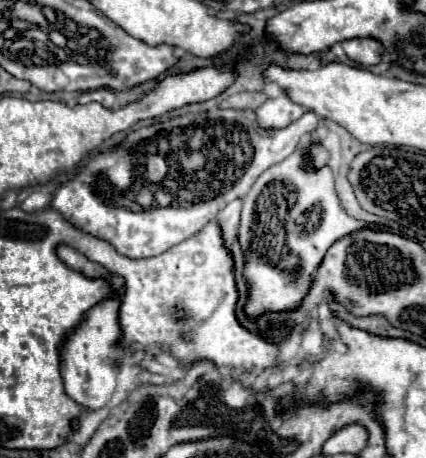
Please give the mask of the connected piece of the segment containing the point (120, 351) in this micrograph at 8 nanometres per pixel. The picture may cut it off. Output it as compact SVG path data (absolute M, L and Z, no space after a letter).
M107 298L93 306L85 322L81 322L65 340L63 352L61 352L61 374L65 392L87 410L99 410L103 408L113 390L119 366L123 364L125 348L121 344L121 328L119 328L119 300Z

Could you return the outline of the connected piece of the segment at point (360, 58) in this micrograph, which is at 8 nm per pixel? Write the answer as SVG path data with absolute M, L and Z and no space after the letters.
M351 38L343 42L343 50L353 62L363 66L373 66L381 62L385 46L375 38Z

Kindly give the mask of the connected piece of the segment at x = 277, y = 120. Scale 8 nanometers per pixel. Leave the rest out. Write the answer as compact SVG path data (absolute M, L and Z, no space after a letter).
M279 94L273 100L267 100L255 110L261 128L285 128L289 122L295 122L303 116L303 106L291 102L287 94Z

